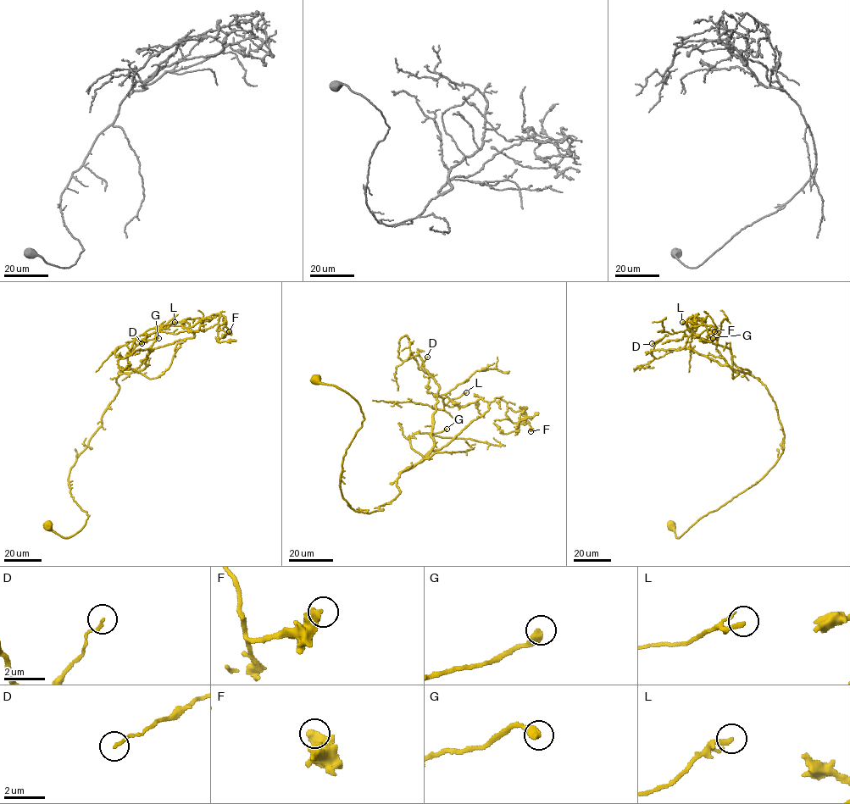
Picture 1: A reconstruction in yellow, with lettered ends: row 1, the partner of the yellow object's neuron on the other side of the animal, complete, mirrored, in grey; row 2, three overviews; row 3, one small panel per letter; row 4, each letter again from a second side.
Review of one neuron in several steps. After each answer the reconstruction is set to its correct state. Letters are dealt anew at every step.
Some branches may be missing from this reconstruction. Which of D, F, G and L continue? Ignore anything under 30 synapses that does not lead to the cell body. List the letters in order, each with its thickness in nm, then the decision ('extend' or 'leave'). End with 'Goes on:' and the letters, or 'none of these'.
D: calibre 140 nm; leave
F: calibre 500 nm; leave
G: calibre 380 nm; extend
L: calibre 240 nm; leave
Goes on: G

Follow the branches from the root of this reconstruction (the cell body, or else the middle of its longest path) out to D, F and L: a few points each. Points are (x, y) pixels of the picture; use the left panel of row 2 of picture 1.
D: (47, 526), (69, 537), (86, 524), (69, 470), (116, 378), (147, 365), (150, 347), (130, 352), (141, 343)
F: (47, 526), (69, 537), (86, 524), (68, 476), (119, 373), (193, 338), (213, 314), (229, 331)
L: (47, 526), (69, 537), (86, 524), (70, 468), (101, 425), (116, 378), (147, 365), (157, 330), (174, 322)

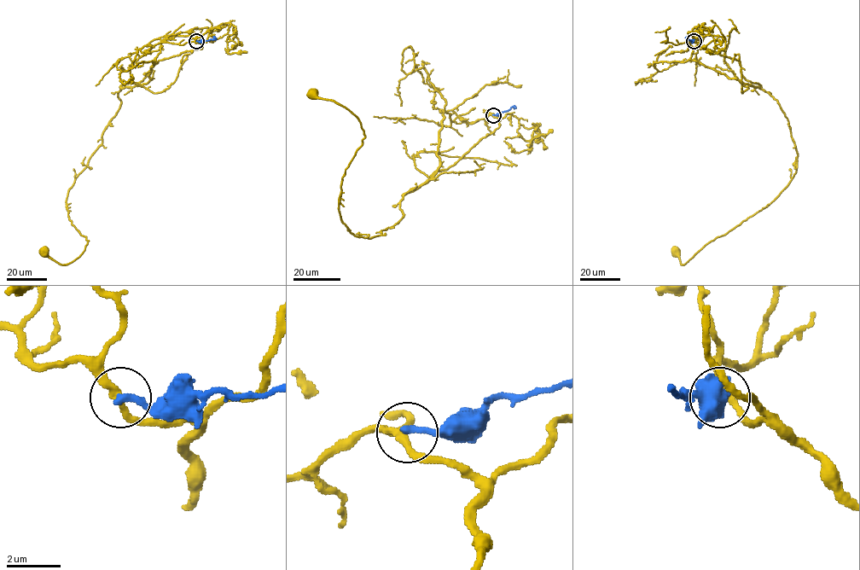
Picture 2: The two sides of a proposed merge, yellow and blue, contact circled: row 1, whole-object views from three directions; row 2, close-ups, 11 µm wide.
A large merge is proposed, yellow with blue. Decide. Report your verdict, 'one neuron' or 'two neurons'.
two neurons

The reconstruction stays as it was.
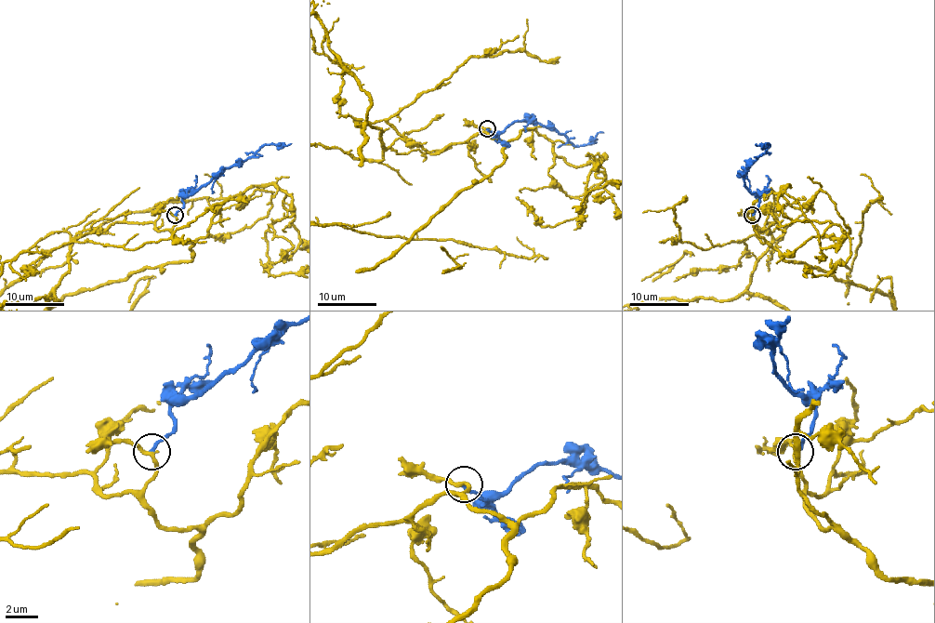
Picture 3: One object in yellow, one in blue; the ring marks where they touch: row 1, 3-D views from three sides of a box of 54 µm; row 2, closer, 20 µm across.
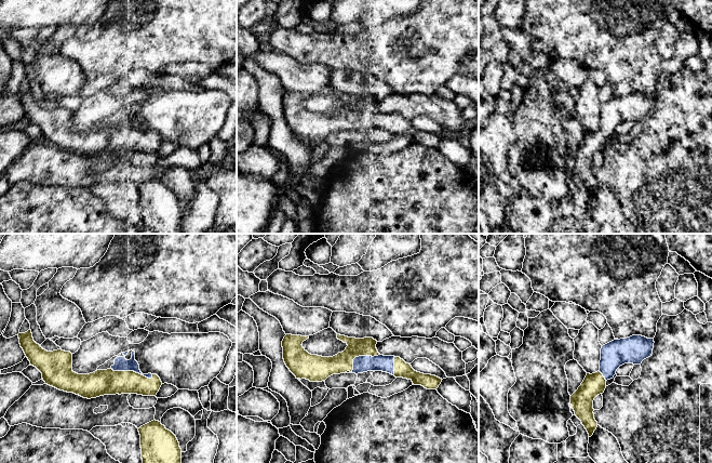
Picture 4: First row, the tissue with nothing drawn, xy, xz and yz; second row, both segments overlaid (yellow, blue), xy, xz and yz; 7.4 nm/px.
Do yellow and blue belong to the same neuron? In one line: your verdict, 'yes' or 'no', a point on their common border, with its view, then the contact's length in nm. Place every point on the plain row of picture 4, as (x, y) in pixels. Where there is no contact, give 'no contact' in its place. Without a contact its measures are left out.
yes; contact xy (132, 129); length 320 nm

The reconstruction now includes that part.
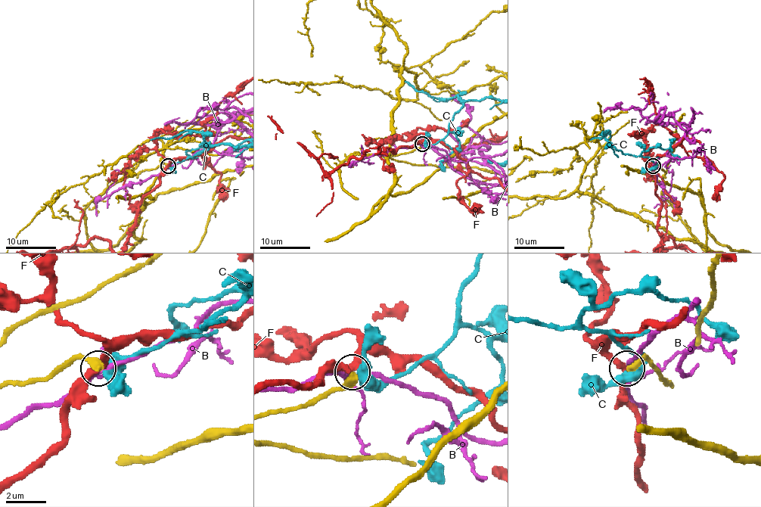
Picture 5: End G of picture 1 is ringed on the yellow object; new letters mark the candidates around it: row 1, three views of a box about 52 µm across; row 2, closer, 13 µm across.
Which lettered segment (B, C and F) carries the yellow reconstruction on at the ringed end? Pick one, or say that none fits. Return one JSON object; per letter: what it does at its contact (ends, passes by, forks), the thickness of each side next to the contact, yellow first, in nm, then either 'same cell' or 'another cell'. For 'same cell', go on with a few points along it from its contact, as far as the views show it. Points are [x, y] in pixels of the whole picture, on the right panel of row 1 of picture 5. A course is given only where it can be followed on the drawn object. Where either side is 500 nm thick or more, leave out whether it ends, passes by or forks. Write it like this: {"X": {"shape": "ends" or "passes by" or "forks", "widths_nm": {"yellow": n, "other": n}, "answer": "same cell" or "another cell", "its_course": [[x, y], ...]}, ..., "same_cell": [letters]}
{"B": {"shape": "forks", "widths_nm": {"yellow": 400, "other": 190}, "answer": "another cell"}, "C": {"widths_nm": {"yellow": 380, "other": 550}, "answer": "another cell"}, "F": {"shape": "passes by", "widths_nm": {"yellow": 380, "other": 320}, "answer": "another cell"}, "same_cell": []}

